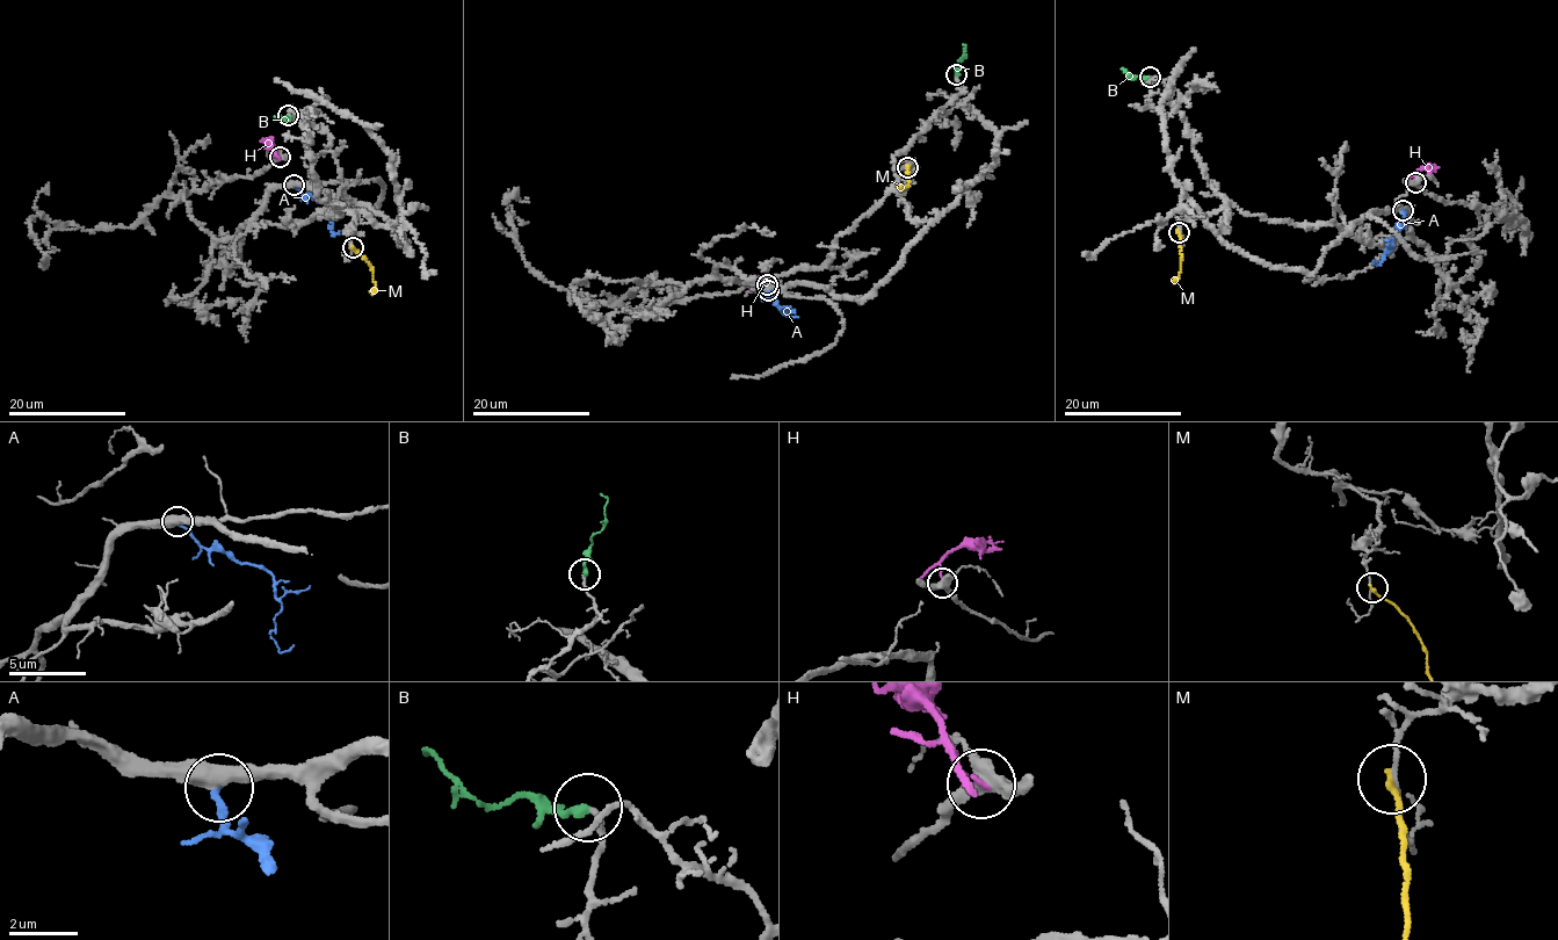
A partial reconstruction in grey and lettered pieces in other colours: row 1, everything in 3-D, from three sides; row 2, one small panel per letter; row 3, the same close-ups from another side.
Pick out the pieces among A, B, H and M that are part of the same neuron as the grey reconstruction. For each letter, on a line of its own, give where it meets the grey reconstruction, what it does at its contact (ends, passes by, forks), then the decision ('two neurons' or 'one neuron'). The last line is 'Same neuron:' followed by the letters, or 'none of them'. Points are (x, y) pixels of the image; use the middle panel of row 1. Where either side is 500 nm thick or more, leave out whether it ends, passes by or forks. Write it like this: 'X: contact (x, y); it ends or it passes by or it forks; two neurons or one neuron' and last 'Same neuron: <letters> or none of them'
A: contact (768, 290); two neurons
B: contact (956, 74); it ends; one neuron
H: contact (767, 284); it ends; two neurons
M: contact (907, 167); it ends; two neurons
Same neuron: B

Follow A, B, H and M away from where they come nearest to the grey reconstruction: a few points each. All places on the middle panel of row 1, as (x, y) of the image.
A: (768, 290), (769, 297), (785, 310), (784, 313), (780, 309), (789, 305)
B: (956, 74), (956, 65), (965, 55), (963, 43)
H: (766, 286), (766, 281), (749, 288)
M: (908, 167), (906, 188), (901, 190), (897, 185)

